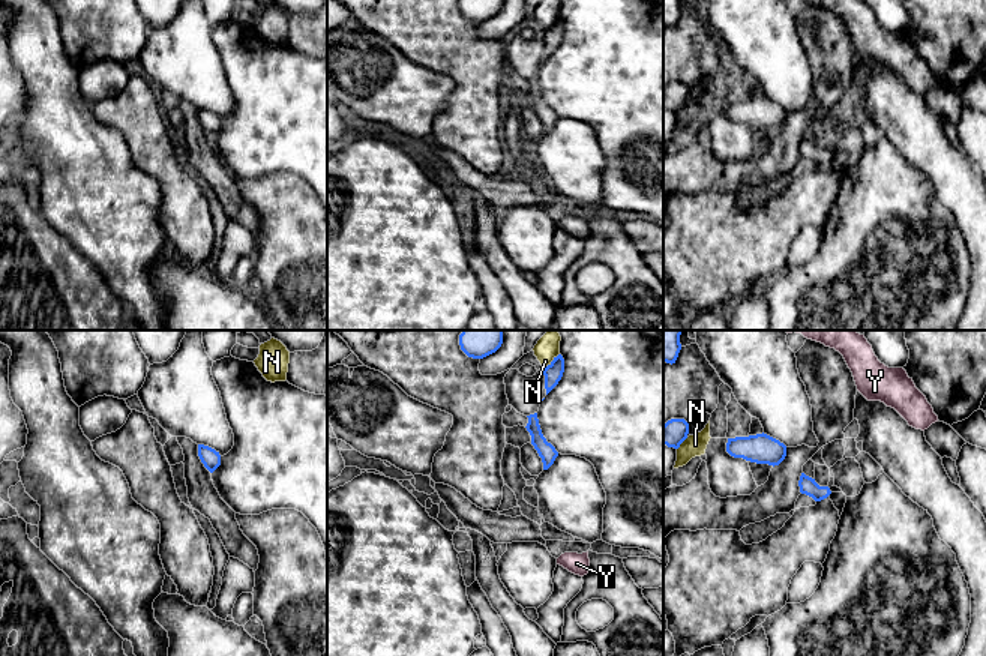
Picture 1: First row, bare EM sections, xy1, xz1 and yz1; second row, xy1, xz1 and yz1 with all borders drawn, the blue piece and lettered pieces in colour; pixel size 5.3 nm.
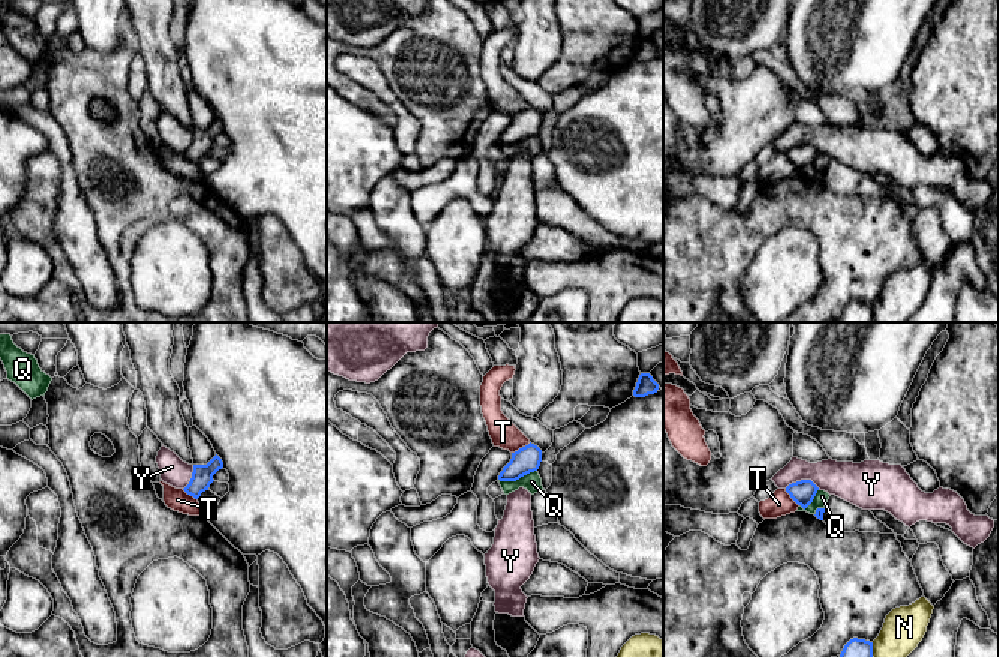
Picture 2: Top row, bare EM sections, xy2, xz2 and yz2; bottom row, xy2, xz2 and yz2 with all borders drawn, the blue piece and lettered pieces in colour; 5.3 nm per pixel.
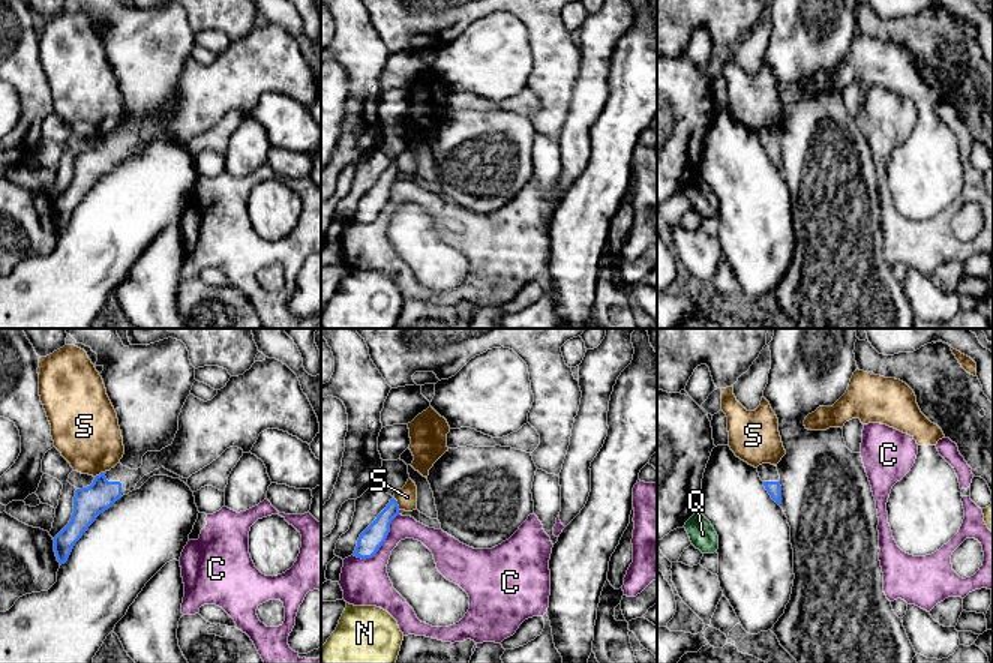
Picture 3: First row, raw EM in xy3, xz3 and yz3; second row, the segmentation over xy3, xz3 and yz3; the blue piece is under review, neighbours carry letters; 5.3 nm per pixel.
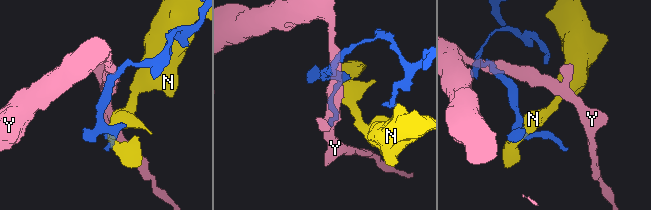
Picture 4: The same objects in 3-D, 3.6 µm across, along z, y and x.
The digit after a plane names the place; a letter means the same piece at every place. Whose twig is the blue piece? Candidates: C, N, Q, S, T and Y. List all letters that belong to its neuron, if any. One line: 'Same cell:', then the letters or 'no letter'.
Same cell: no letter

